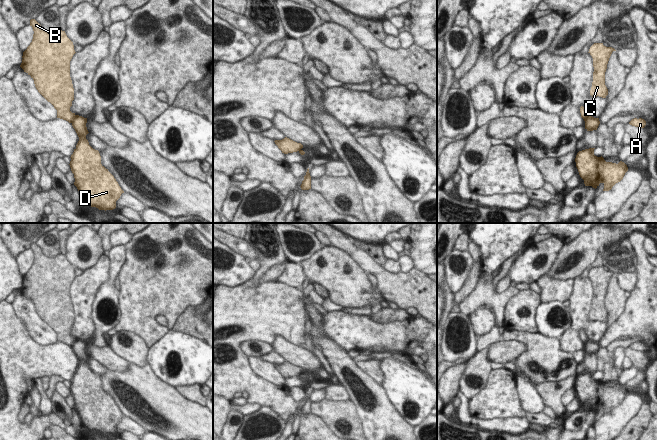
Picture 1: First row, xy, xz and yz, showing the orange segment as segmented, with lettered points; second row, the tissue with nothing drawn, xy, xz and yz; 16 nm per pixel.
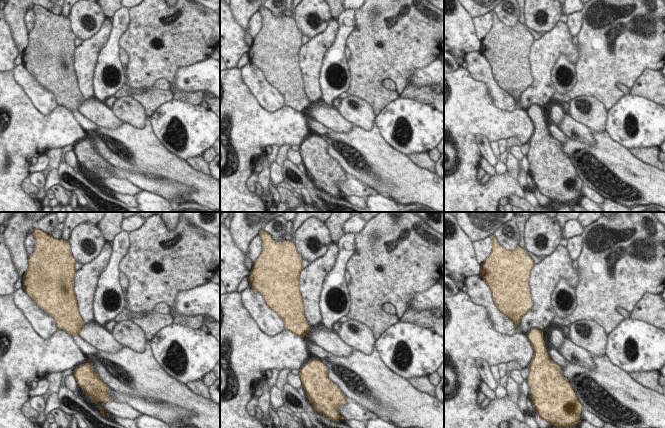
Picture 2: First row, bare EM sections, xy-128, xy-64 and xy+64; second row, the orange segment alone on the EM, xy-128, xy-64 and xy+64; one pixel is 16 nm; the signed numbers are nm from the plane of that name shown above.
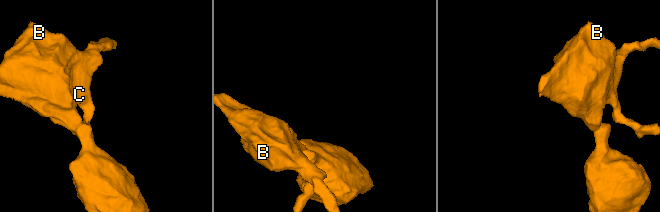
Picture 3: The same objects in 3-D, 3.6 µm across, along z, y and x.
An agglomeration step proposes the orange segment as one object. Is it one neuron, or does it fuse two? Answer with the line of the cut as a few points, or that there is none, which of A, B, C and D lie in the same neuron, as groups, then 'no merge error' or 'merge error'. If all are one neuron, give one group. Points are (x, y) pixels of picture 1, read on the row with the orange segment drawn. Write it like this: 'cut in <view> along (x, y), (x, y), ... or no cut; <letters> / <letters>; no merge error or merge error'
cut in xy along (75, 115), (71, 122); A B C / D; merge error

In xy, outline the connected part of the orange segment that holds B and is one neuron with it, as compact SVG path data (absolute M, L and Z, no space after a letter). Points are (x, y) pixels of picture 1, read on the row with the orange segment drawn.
M35 19L30 20L30 26L34 31L33 39L23 52L20 67L34 80L38 92L57 110L57 118L72 123L75 113L70 111L74 100L74 88L70 77L70 61L76 53L73 42L61 29L55 33L45 32Z

